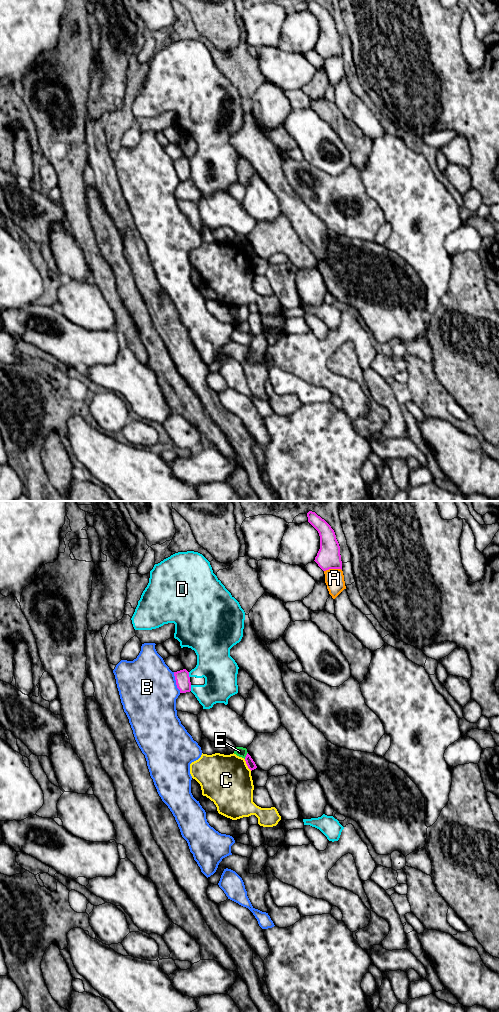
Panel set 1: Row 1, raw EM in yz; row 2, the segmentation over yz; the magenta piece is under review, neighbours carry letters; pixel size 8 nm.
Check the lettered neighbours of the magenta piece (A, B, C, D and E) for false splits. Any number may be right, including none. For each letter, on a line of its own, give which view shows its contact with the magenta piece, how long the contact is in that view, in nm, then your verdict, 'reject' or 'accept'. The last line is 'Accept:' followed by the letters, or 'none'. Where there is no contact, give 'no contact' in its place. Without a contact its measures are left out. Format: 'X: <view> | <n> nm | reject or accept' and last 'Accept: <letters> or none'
A: yz | 140 nm | reject
B: yz | 180 nm | reject
C: yz | 110 nm | reject
D: yz | 50 nm | reject
E: yz | 60 nm | reject
Accept: none

